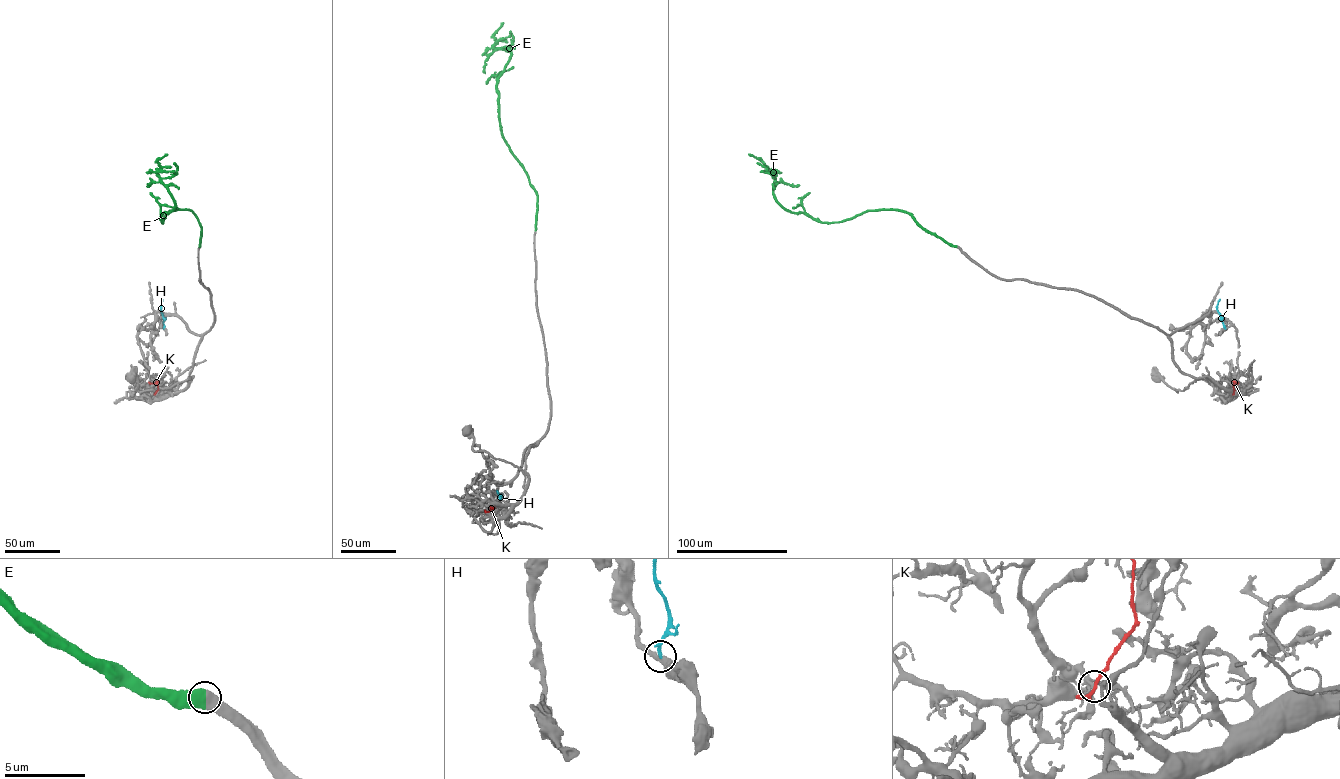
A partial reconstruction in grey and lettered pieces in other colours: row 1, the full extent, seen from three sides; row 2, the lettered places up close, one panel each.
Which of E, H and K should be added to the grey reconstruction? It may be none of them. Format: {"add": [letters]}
{"add": ["E"]}

